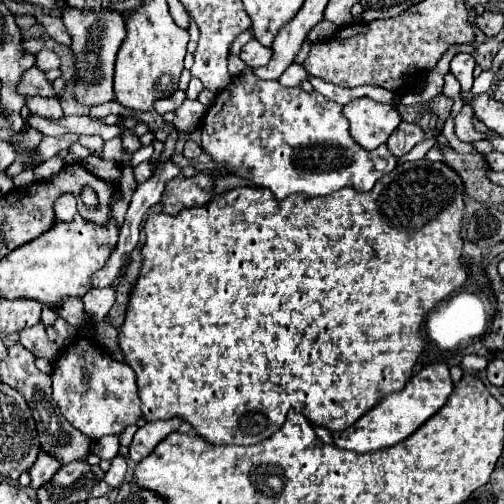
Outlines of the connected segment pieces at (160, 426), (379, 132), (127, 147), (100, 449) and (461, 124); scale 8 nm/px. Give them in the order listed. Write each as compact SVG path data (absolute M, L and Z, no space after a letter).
M174 416L170 420L164 422L146 422L142 428L138 428L138 432L134 434L134 440L128 448L128 454L134 462L144 460L146 456L152 454L152 450L170 434L176 432L182 424L182 418Z
M372 98L348 102L342 114L350 122L350 136L366 150L376 150L380 144L384 144L402 120L396 106L380 104Z
M124 130L124 134L122 134L122 146L124 146L124 152L132 156L142 144L140 144L140 138L136 138L128 130Z
M102 436L92 444L92 452L102 460L112 460L120 454L120 436Z
M463 105L460 114L456 116L456 136L464 142L474 142L474 140L482 140L484 134L476 132L472 126L472 114L474 114L470 105Z

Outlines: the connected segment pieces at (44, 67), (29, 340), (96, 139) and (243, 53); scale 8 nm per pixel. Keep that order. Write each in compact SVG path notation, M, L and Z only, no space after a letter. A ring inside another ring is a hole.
M42 50L38 54L38 60L36 60L36 68L42 70L42 72L48 72L52 68L58 68L60 66L60 58L52 52L52 50Z
M38 322L34 328L26 328L20 332L20 342L24 348L28 348L36 358L46 358L48 362L54 362L60 356L60 348L56 342L50 342L46 336L46 328L42 322Z
M84 134L78 136L78 142L82 146L86 146L92 154L98 154L102 150L102 144L104 144L104 140L100 136L84 136Z
M252 38L248 44L244 44L244 48L240 50L240 58L244 60L244 64L248 64L248 66L252 66L252 68L266 66L268 60L270 60L270 56L272 56L270 48L262 46L262 44L260 44L258 40L254 40L254 38Z

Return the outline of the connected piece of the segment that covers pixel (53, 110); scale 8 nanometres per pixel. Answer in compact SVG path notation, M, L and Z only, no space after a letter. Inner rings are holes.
M26 96L26 106L32 114L36 116L42 116L42 118L50 118L50 120L56 120L56 118L62 118L64 112L58 104L58 100L52 96L52 98L42 98L42 96Z

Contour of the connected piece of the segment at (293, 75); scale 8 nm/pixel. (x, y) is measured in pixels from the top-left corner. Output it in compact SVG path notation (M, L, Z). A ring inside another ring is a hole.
M290 64L290 68L286 68L286 72L278 78L278 82L282 84L282 86L300 86L302 82L308 82L308 78L310 78L310 74L306 72L306 68L304 68L304 64Z

